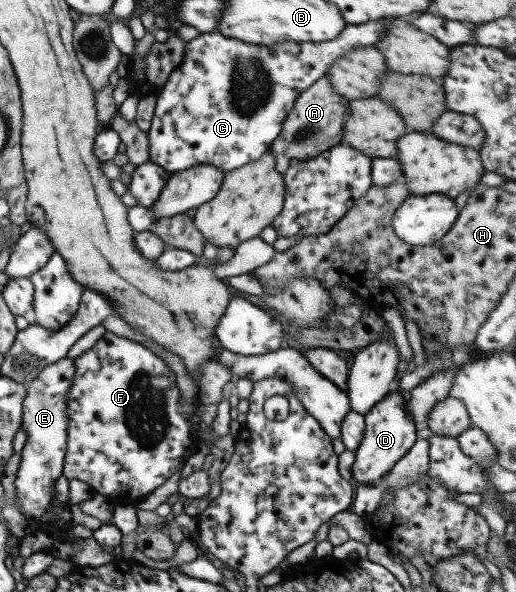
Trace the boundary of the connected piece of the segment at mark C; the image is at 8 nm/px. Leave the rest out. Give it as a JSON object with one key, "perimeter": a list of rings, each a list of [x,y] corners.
{"perimeter":[[[378,18],[376,22],[367,21],[358,25],[346,25],[342,32],[338,33],[336,38],[329,41],[315,42],[280,42],[278,44],[272,44],[272,46],[258,46],[258,44],[250,44],[250,42],[240,42],[240,40],[234,40],[234,38],[228,38],[220,32],[212,32],[202,34],[200,33],[196,38],[189,40],[184,45],[184,53],[182,53],[182,61],[178,67],[176,67],[170,75],[167,76],[164,86],[162,86],[157,93],[155,93],[155,105],[153,108],[153,115],[150,119],[150,127],[148,127],[147,139],[148,139],[148,158],[151,163],[156,163],[169,173],[175,173],[181,170],[187,170],[191,166],[206,163],[210,164],[216,169],[221,171],[231,171],[245,165],[248,162],[254,162],[258,160],[262,154],[266,153],[271,145],[271,142],[278,136],[281,129],[281,124],[288,114],[289,110],[294,104],[296,97],[305,89],[308,88],[314,81],[317,81],[322,77],[326,69],[330,68],[330,63],[336,59],[336,57],[342,57],[342,55],[348,53],[350,49],[358,48],[358,45],[374,46],[376,39],[380,37],[380,34],[386,32],[386,26],[389,22],[389,18]]]}

